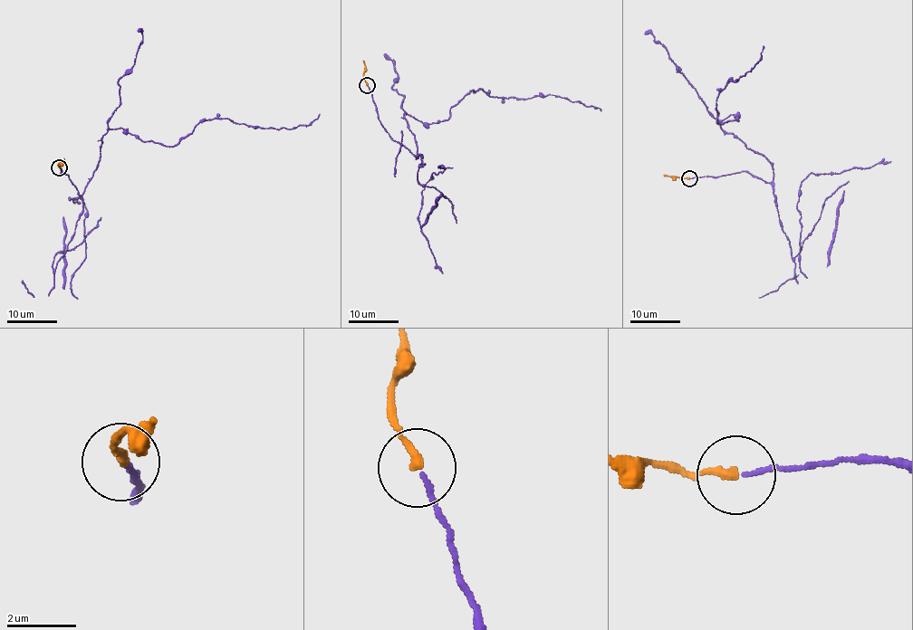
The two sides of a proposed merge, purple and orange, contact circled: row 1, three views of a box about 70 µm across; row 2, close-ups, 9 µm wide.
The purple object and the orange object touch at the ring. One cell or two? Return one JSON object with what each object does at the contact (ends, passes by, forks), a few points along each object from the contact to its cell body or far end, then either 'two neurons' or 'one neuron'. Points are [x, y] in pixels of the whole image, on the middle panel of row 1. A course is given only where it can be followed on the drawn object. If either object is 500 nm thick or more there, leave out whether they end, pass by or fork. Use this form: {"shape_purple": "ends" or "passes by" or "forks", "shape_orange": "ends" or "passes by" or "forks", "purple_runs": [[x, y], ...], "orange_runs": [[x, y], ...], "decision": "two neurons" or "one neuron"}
{"shape_purple": "ends", "shape_orange": "ends", "purple_runs": [[368, 85], [379, 119], [415, 158], [408, 113], [440, 122], [482, 89], [494, 96], [567, 97], [601, 110]], "orange_runs": [[368, 85], [363, 78], [362, 60]], "decision": "one neuron"}

